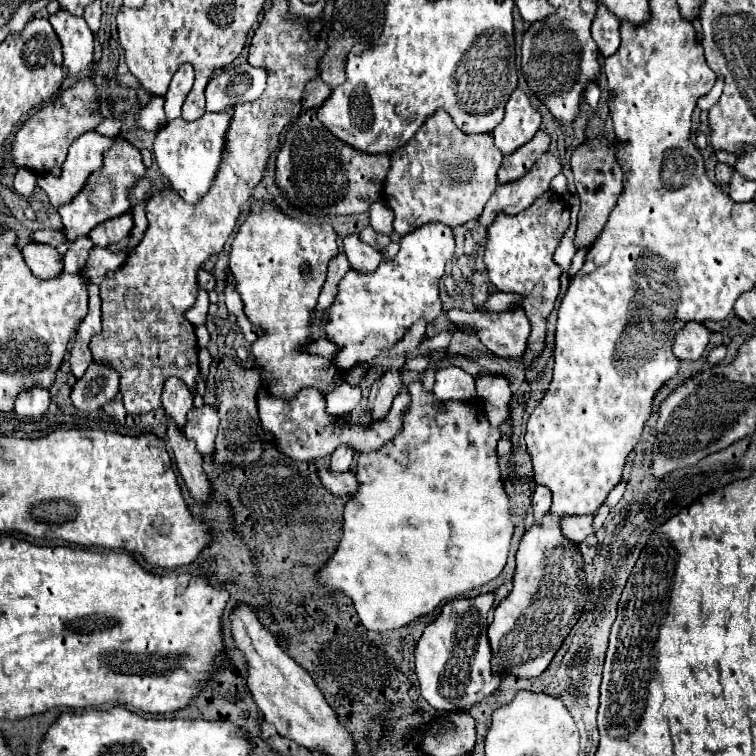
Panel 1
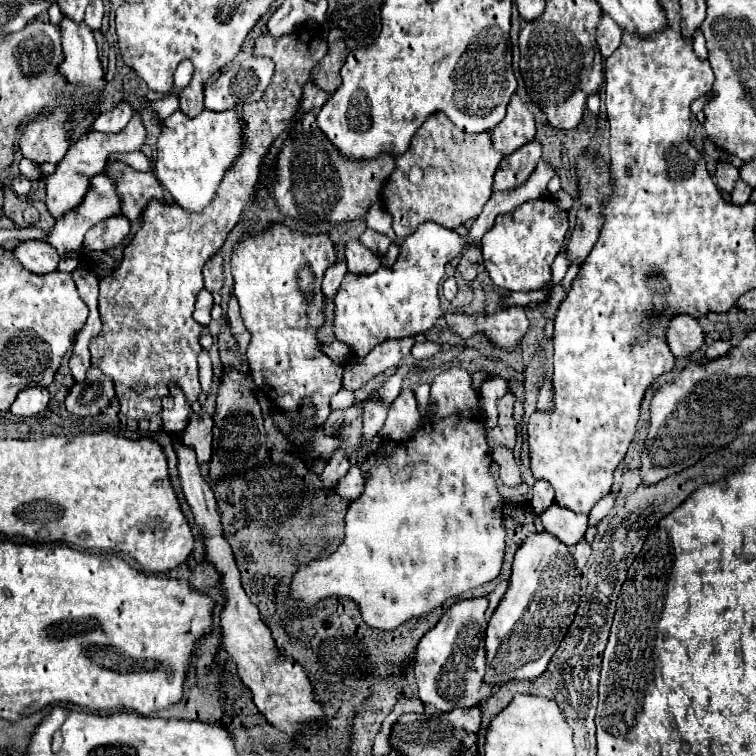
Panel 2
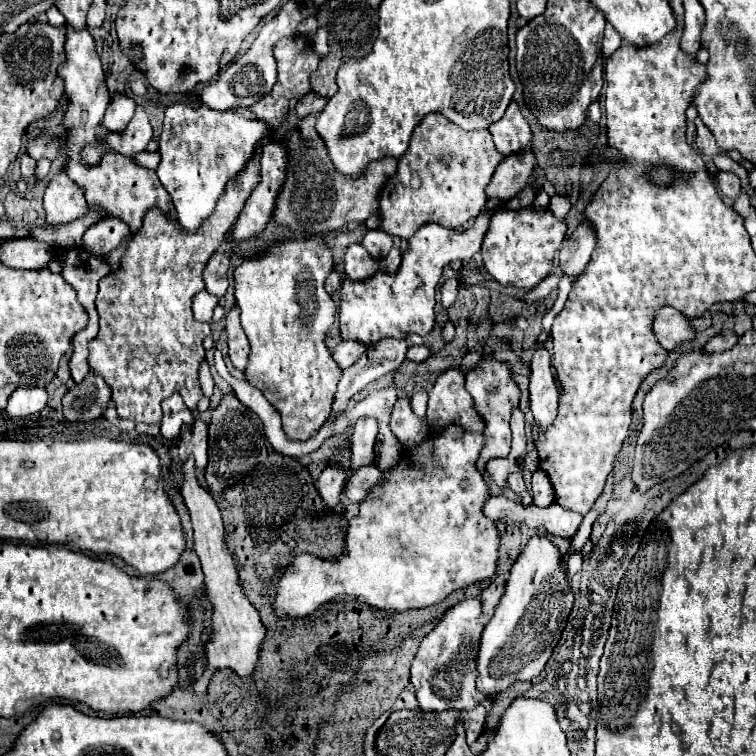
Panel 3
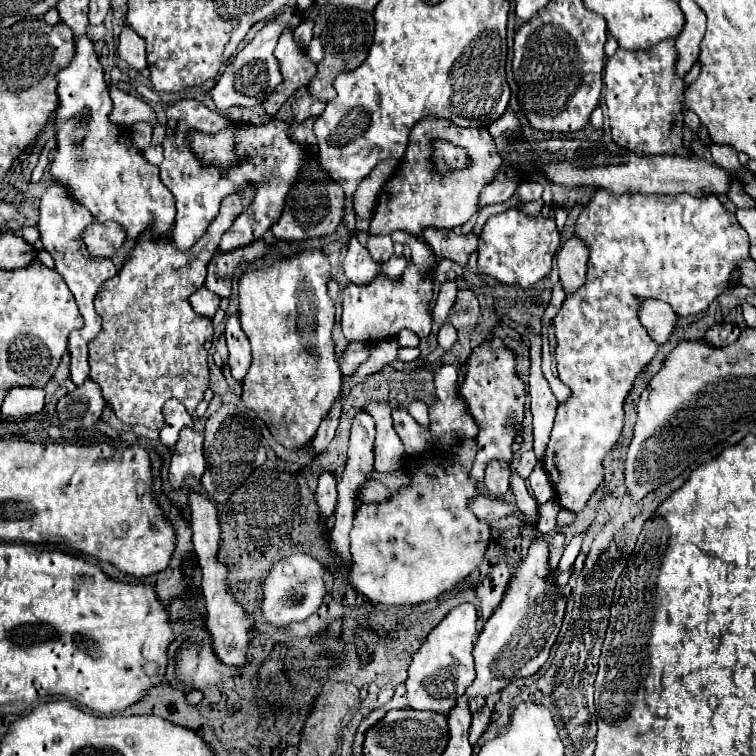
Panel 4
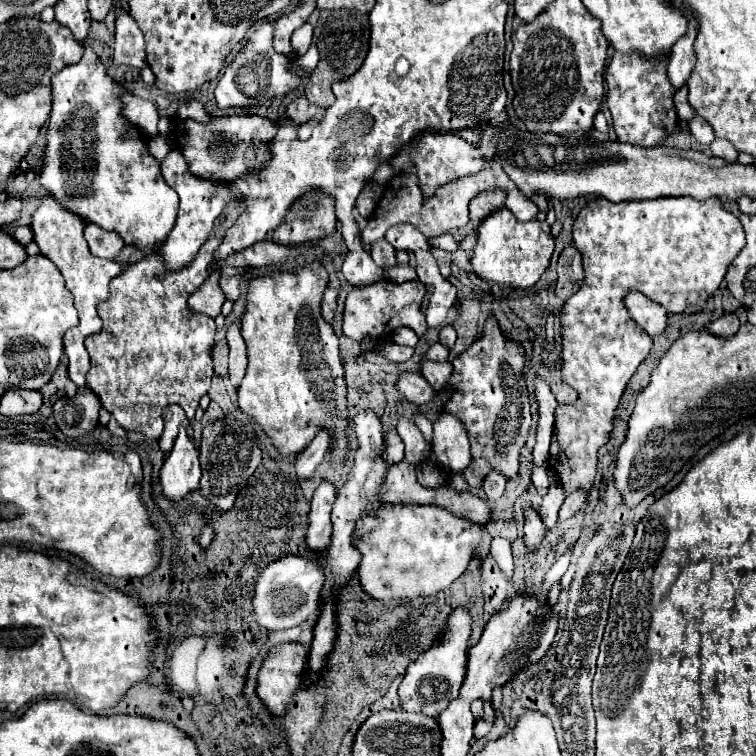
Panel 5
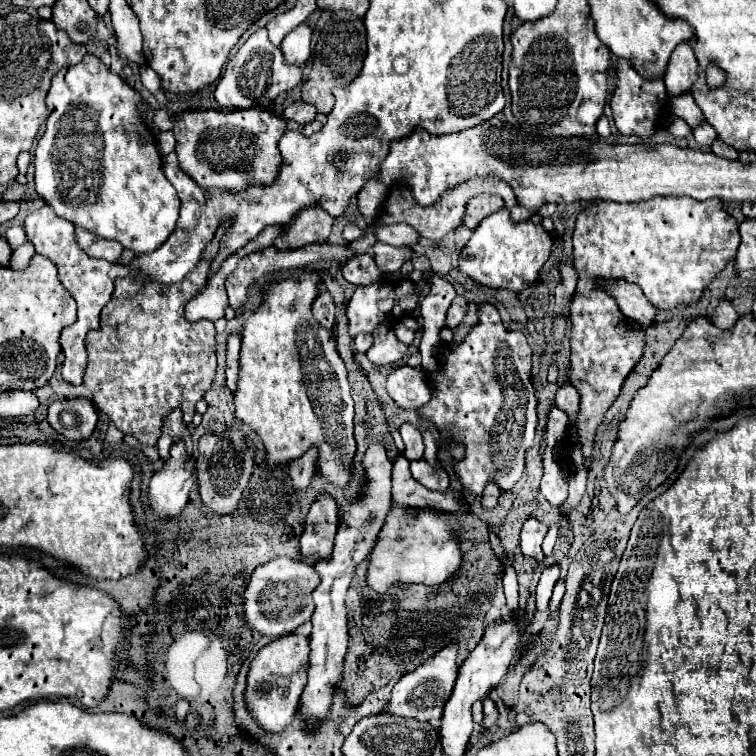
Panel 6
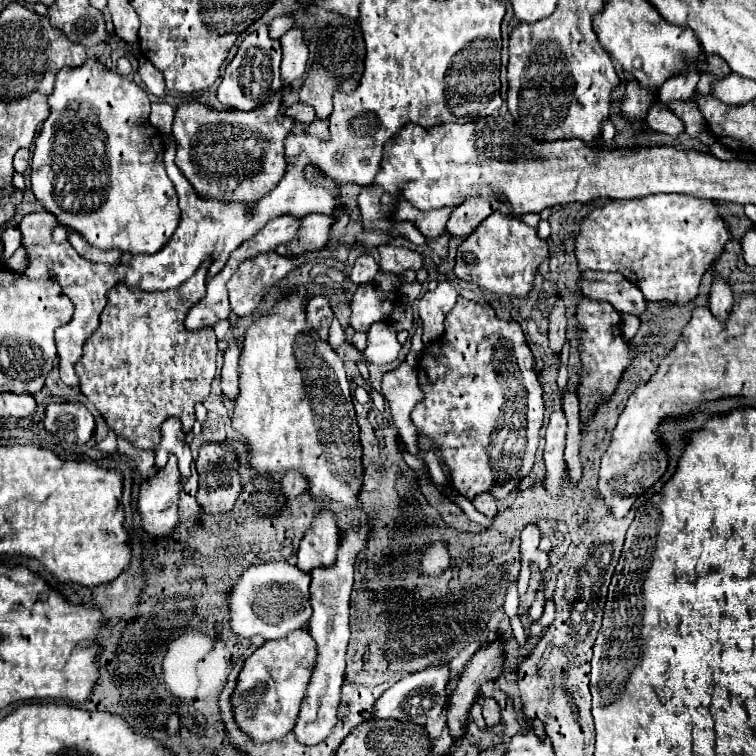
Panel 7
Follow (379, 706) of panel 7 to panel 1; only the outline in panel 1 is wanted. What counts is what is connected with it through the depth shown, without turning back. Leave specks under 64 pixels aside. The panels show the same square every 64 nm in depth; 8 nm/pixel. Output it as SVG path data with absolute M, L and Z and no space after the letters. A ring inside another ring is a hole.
M492 592L480 594L476 598L458 598L454 602L448 602L436 622L432 622L420 636L414 652L416 676L420 682L420 692L432 708L444 712L468 710L498 688L500 678L492 676L492 652L486 636L486 618L492 602Z

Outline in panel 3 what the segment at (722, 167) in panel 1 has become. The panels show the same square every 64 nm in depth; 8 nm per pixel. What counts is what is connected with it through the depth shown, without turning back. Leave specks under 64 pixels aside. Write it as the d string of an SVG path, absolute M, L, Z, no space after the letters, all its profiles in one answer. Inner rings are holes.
M718 172L716 180L718 180L718 190L720 190L726 198L736 200L736 198L740 196L742 188L740 188L740 180L738 180L736 174L732 174L732 172Z

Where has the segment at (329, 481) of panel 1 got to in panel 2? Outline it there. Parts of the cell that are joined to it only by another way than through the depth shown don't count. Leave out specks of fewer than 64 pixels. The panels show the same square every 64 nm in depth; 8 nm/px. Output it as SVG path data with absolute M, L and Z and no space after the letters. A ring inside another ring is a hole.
M354 464L354 466L350 468L350 472L348 472L344 478L340 478L340 482L338 482L338 486L336 486L336 492L338 492L342 498L346 498L346 500L356 500L356 498L364 492L366 478L368 478L368 474L362 472L360 464Z

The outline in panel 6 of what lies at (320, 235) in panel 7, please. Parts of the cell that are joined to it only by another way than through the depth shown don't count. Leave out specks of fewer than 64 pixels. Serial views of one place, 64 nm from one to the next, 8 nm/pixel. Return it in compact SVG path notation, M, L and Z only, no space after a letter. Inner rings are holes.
M308 208L302 210L296 220L292 220L286 228L288 234L280 236L274 246L280 250L294 250L304 248L308 244L324 244L330 230L332 230L334 218L326 214L320 208Z

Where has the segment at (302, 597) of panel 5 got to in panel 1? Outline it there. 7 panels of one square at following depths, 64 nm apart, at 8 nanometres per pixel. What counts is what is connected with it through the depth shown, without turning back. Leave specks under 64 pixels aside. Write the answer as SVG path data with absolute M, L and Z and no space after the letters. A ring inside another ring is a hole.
M412 382L408 386L408 392L412 394L412 402L410 402L408 412L404 416L404 430L394 440L384 444L380 450L358 456L356 476L358 476L360 488L346 504L344 536L342 536L340 546L336 548L334 556L316 574L318 586L322 586L326 590L340 590L342 594L350 596L356 604L356 612L358 612L364 628L376 630L376 632L406 626L412 620L432 612L436 606L446 604L454 598L466 596L470 590L498 578L498 574L506 566L506 558L508 558L508 550L510 550L510 538L512 538L512 520L510 520L510 510L508 510L508 496L502 488L502 476L500 476L500 470L498 470L498 456L496 456L496 442L500 440L500 430L492 428L488 424L484 412L480 408L472 406L472 404L458 402L458 400L450 400L448 404L442 404L438 398L432 396L432 392L422 390L422 382Z

